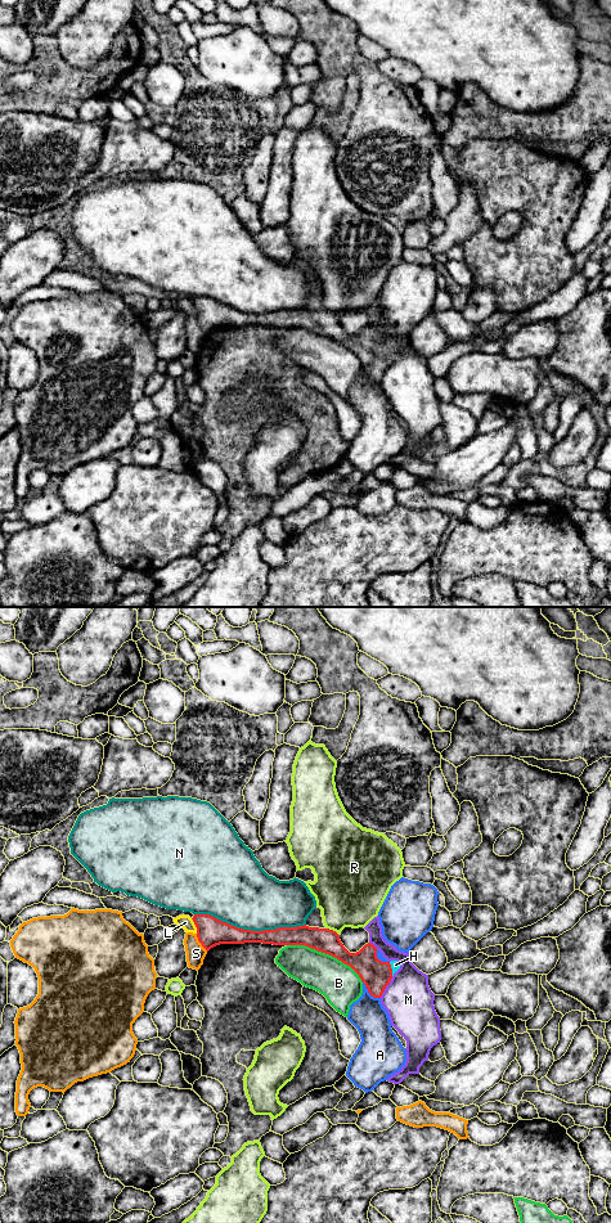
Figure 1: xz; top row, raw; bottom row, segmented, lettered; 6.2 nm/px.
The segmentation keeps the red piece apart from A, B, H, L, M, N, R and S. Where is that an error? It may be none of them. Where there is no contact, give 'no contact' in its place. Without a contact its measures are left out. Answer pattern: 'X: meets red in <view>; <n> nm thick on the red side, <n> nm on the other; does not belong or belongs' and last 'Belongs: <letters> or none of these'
A: meets red in xz; 180 nm thick on the red side, 220 nm on the other; does not belong
B: meets red in xz; 160 nm thick on the red side, 240 nm on the other; does not belong
H: meets red in xz; 180 nm thick on the red side, 60 nm on the other; belongs
L: meets red in xz; 180 nm thick on the red side, 90 nm on the other; does not belong
M: meets red in xz; 180 nm thick on the red side, 300 nm on the other; does not belong
N: meets red in xz; 180 nm thick on the red side, 400 nm on the other; does not belong
R: meets red in xz; 150 nm thick on the red side, 400 nm on the other; does not belong
S: meets red in xz; 180 nm thick on the red side, 120 nm on the other; does not belong
Belongs: H

